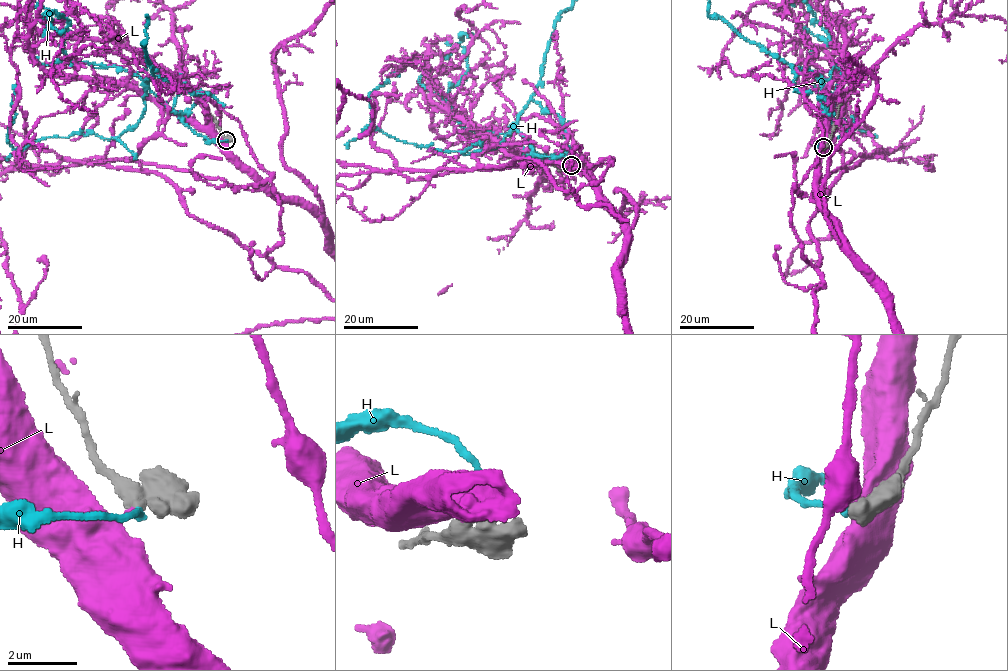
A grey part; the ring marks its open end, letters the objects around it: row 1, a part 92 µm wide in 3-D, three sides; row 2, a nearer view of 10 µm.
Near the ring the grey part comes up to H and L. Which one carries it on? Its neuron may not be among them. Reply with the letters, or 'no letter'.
H

